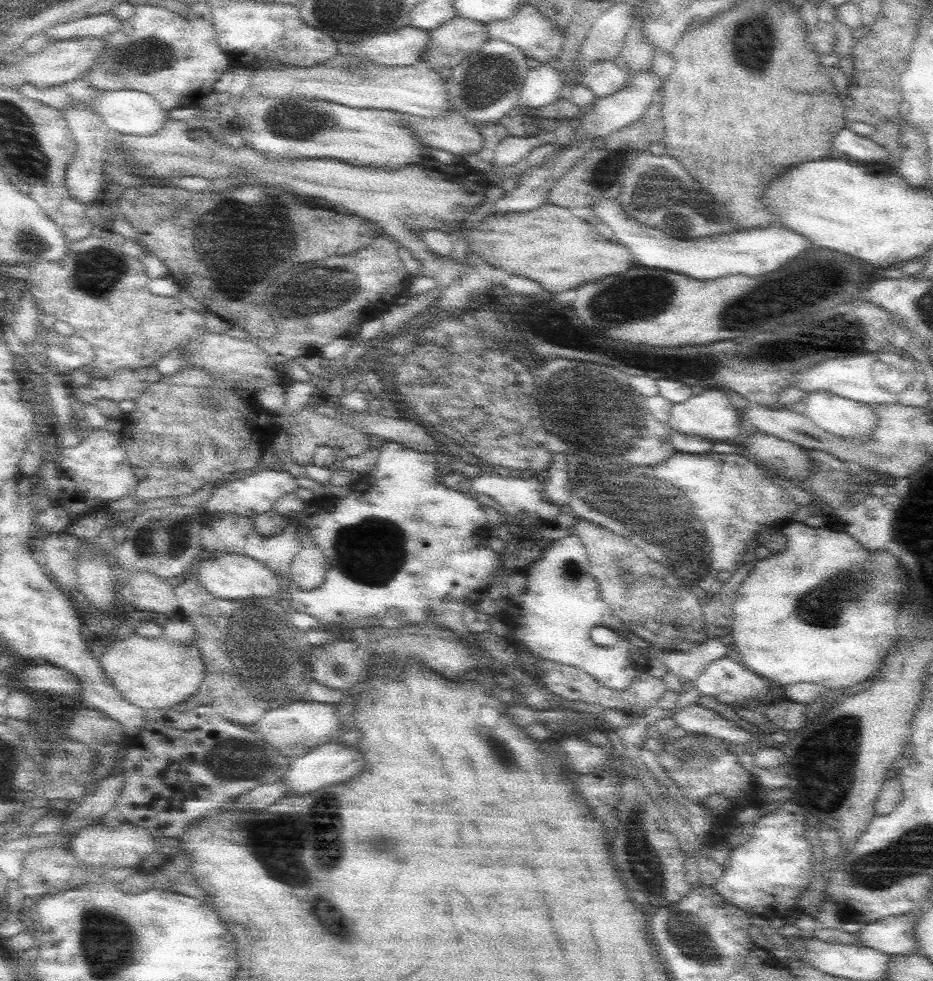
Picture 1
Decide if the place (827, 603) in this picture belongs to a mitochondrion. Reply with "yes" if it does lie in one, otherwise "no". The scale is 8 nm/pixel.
yes

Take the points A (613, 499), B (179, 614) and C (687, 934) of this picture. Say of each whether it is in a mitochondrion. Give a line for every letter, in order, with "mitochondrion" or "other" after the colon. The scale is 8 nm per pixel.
A: mitochondrion
B: other
C: mitochondrion

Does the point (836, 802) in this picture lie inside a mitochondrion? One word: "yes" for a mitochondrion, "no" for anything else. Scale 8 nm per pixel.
no

